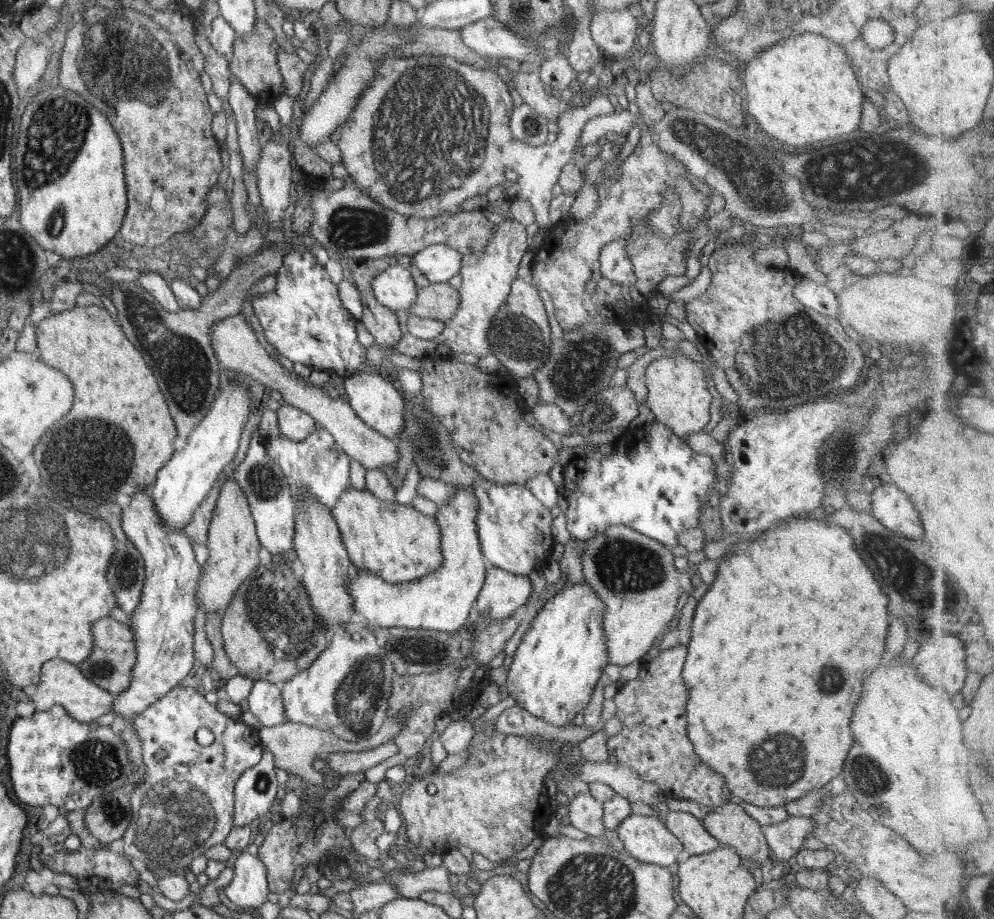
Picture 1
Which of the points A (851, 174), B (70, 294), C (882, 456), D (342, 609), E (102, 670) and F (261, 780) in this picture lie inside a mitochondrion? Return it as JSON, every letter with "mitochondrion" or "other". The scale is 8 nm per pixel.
{"A":"mitochondrion","B":"other","C":"other","D":"other","E":"mitochondrion","F":"mitochondrion"}

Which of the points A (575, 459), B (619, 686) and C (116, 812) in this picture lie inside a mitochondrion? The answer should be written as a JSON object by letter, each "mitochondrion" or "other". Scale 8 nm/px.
{"A":"other","B":"other","C":"mitochondrion"}

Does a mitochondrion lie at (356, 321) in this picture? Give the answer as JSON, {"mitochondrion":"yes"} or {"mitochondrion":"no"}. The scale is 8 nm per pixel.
{"mitochondrion":"no"}

